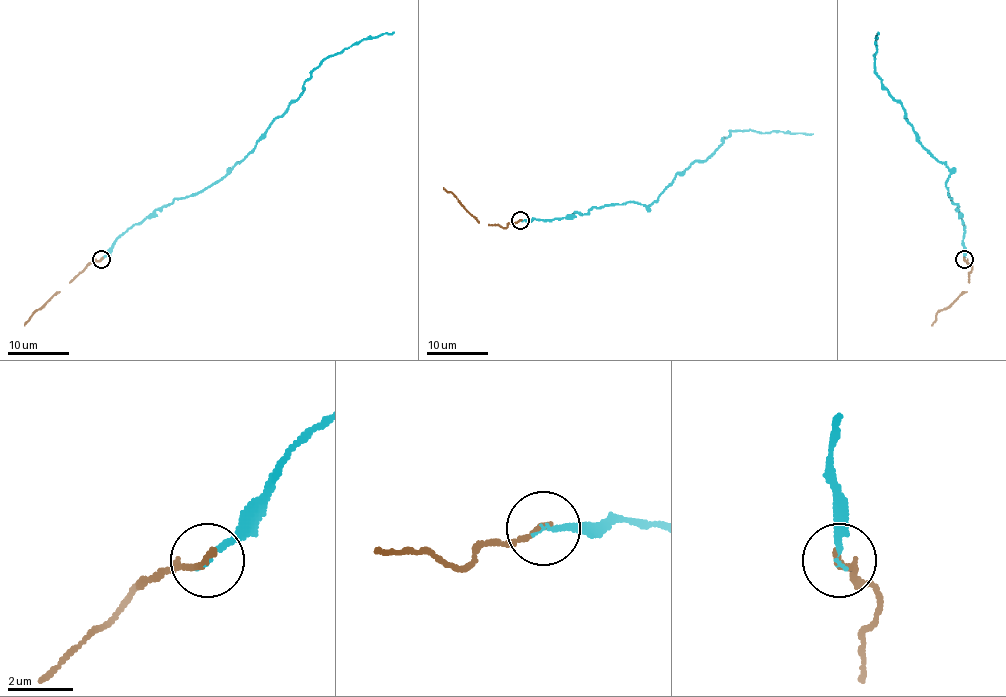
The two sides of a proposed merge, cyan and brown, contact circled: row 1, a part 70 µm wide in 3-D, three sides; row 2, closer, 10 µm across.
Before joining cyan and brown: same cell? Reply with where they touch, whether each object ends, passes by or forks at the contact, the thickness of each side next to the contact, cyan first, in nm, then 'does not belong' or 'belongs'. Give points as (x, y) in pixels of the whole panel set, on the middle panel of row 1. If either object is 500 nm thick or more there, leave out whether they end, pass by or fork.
(520, 220) | cyan ends | brown ends | 140/200 nm | belongs

